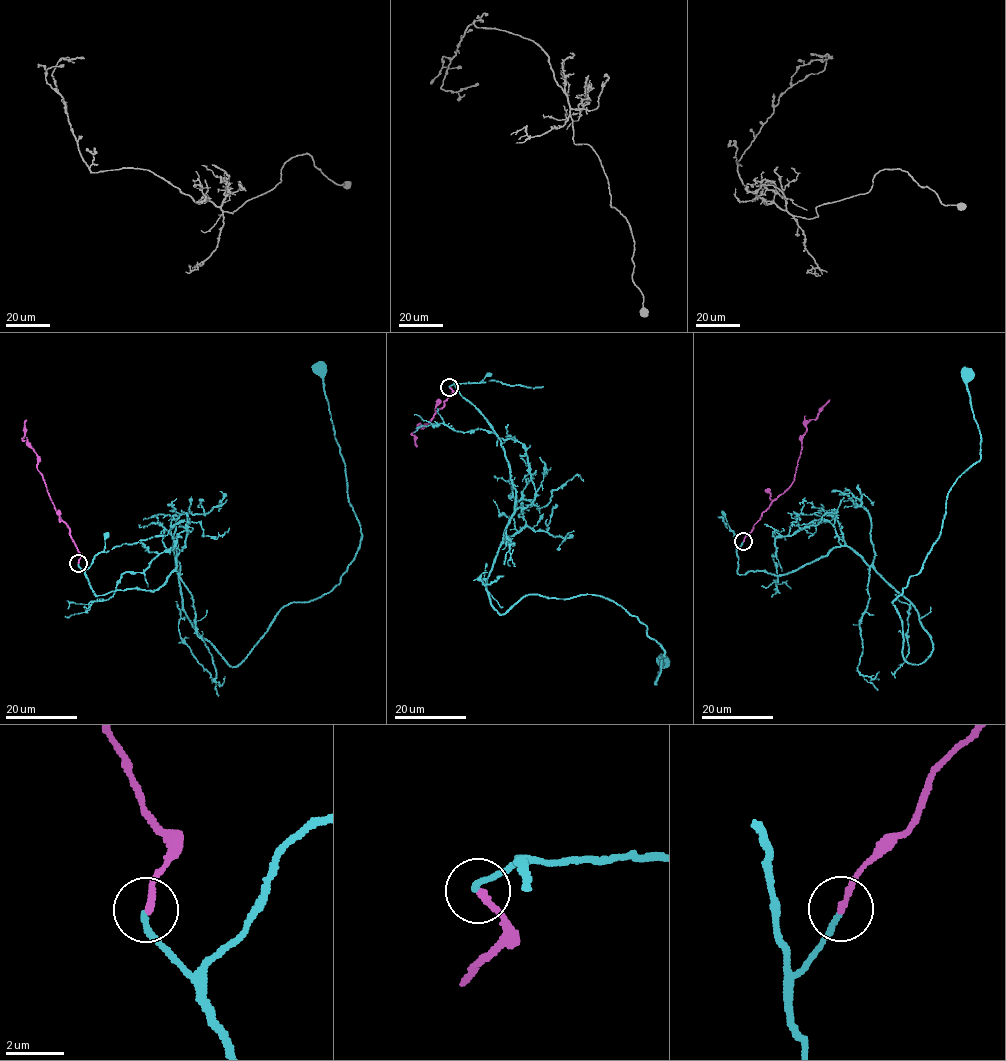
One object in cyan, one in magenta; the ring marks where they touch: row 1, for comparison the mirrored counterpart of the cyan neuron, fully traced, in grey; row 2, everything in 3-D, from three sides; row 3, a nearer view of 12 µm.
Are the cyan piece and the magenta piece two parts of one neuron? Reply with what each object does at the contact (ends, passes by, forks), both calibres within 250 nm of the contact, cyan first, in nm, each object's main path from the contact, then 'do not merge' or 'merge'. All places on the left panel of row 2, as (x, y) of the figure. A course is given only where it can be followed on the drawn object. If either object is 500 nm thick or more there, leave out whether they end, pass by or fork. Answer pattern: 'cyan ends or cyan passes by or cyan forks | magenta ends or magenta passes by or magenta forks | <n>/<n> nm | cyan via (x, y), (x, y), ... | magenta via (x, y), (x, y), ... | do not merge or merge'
cyan ends | magenta ends | 190/200 nm | cyan via (78, 563), (103, 595), (159, 588), (177, 556), (183, 612), (236, 667), (358, 548), (320, 370) | magenta via (78, 563), (81, 556), (37, 469), (37, 456), (23, 439), (26, 420) | do not merge

